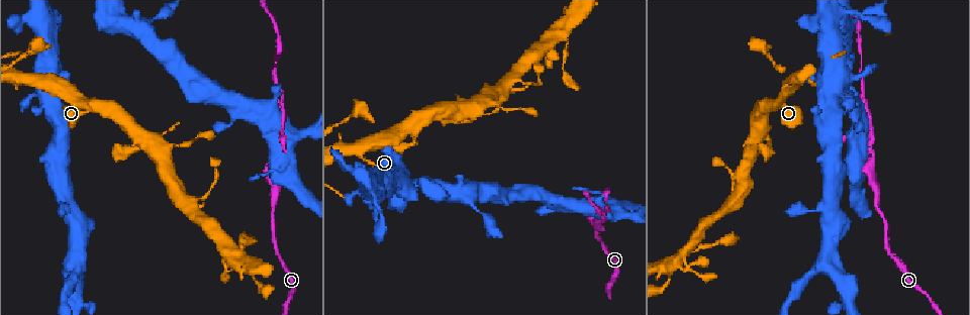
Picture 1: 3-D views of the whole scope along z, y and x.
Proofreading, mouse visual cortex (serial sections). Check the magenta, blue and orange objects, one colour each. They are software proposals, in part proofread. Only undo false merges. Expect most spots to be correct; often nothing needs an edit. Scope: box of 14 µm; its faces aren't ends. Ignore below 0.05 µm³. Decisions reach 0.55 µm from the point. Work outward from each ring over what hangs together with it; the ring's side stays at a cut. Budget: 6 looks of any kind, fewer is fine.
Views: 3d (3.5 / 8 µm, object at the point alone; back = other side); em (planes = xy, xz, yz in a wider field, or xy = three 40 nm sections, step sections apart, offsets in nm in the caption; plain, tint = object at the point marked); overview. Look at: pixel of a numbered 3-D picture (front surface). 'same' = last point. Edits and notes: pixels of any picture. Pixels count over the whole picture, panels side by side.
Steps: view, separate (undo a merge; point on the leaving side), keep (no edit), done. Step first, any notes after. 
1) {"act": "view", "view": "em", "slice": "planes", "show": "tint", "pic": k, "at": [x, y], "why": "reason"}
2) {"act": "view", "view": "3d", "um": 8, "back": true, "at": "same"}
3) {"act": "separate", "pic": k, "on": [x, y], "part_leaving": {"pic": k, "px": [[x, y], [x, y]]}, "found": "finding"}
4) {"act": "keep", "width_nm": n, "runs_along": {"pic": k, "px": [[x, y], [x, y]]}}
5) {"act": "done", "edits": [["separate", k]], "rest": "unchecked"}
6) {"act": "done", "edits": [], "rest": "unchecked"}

{"act": "view", "view": "3d", "um": 3.5, "pic": 1, "at": [864, 97], "why": "abrupt turn"}

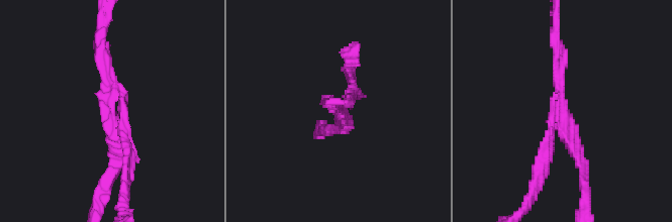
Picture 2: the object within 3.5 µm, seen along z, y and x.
{"act": "view", "view": "em", "slice": "planes", "show": "tint", "pic": 2, "at": [563, 102], "why": "need the tissue"}

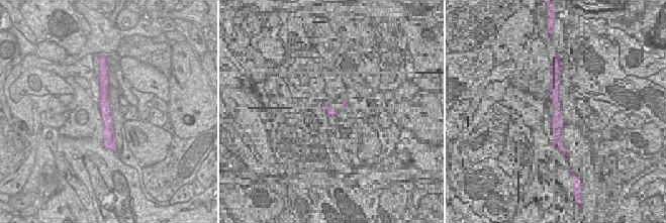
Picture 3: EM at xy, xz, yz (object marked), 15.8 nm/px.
{"act": "separate", "pic": 2, "on": [551, 130], "width_nm": 190, "part_leaving": {"pic": 2, "px": [[119, 96], [128, 146], [125, 193]]}, "found": "a second cell is stuck on"}

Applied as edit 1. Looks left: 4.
{"act": "view", "view": "overview"}

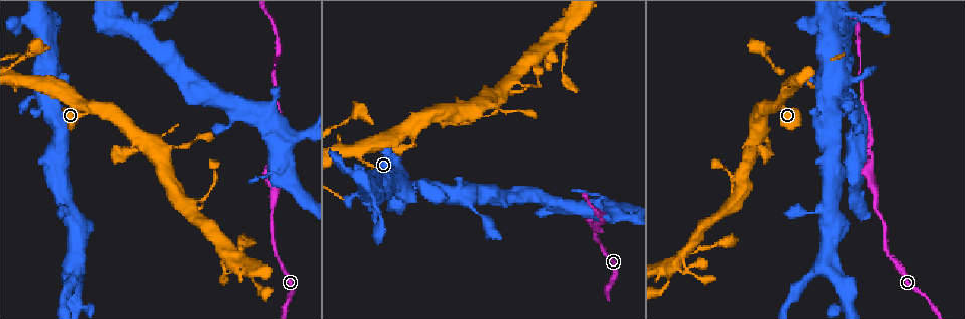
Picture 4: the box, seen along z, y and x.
{"act": "view", "view": "3d", "um": 3.5, "pic": 4, "at": [825, 110], "why": "a narrow waist"}

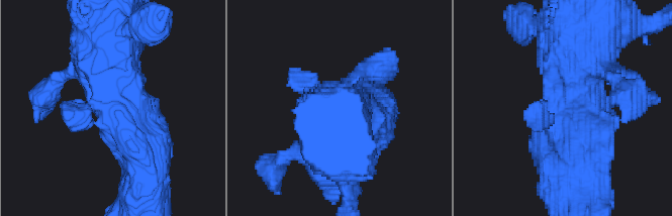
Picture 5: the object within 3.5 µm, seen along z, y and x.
{"act": "view", "view": "em", "slice": "planes", "show": "tint", "pic": 5, "at": [124, 106]}

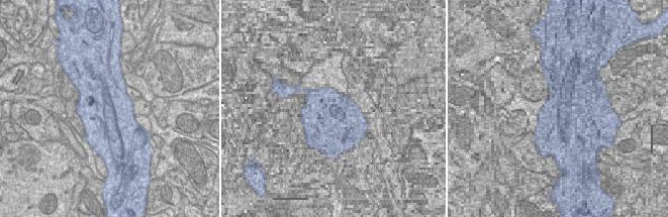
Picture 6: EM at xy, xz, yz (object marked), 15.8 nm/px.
{"act": "keep", "runs_along": {"pic": 5, "px": [[111, 40], [141, 168]]}, "found": "continuous, no second cell"}

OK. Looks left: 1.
{"act": "done", "edits": [["separate", 2]], "rest": "unchecked"}

